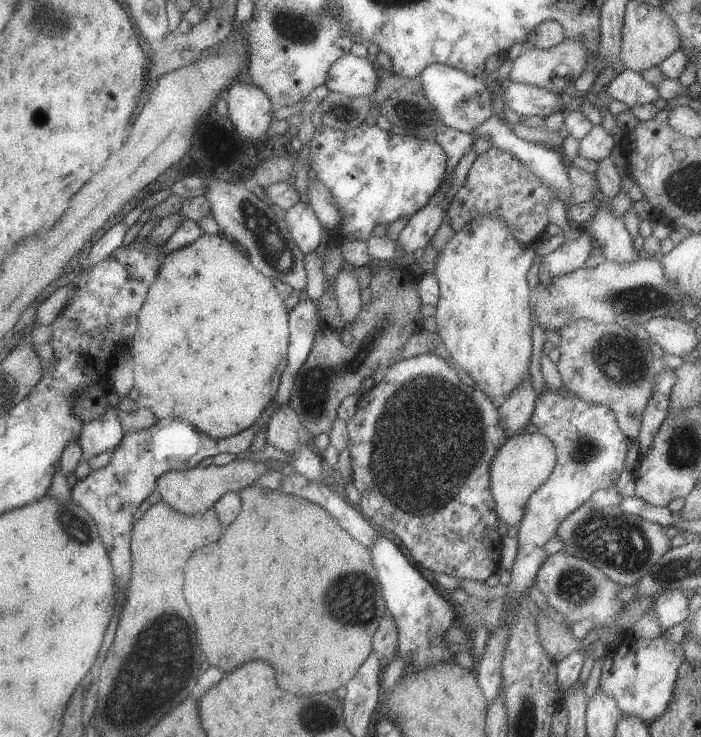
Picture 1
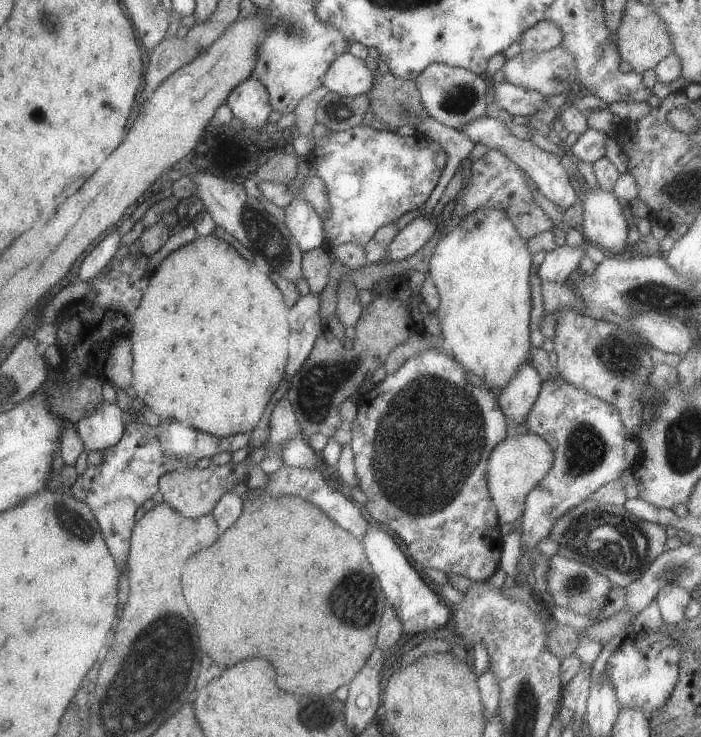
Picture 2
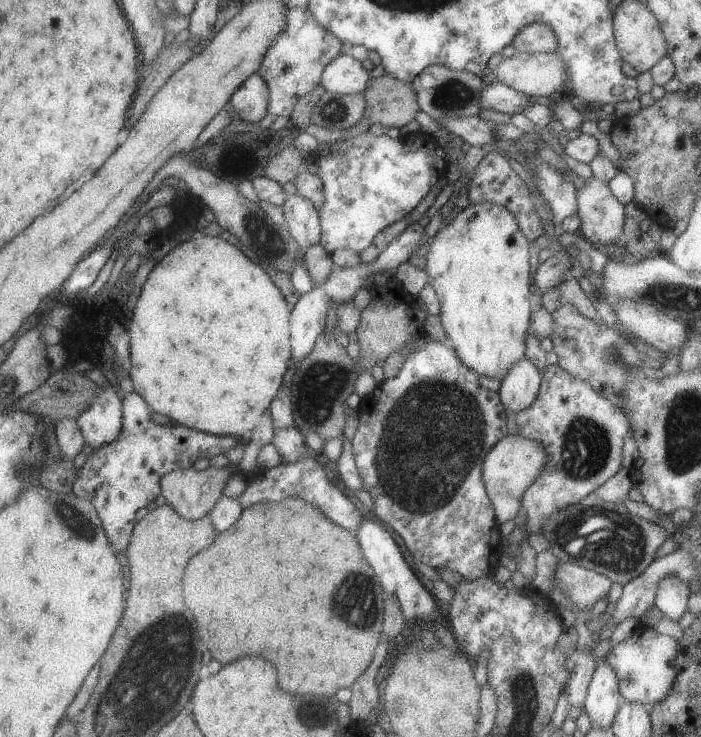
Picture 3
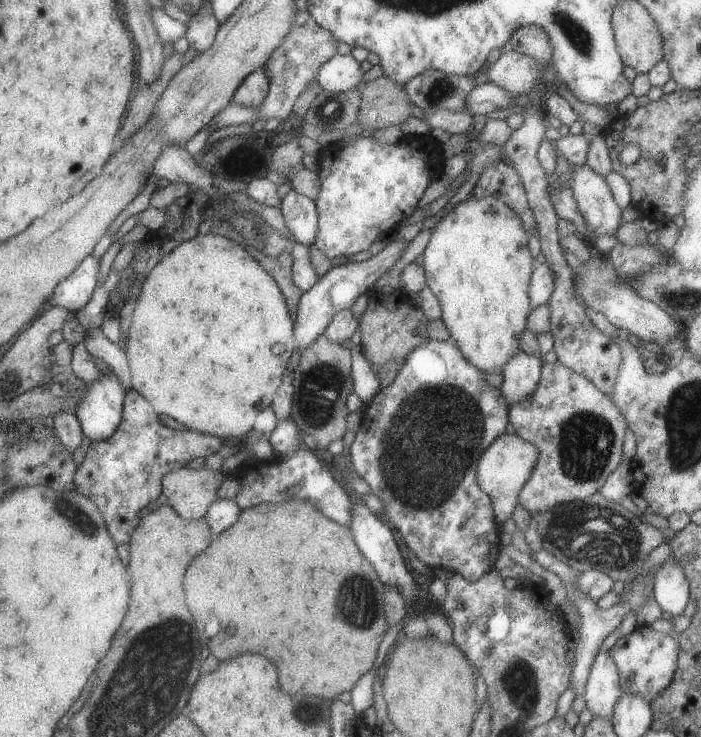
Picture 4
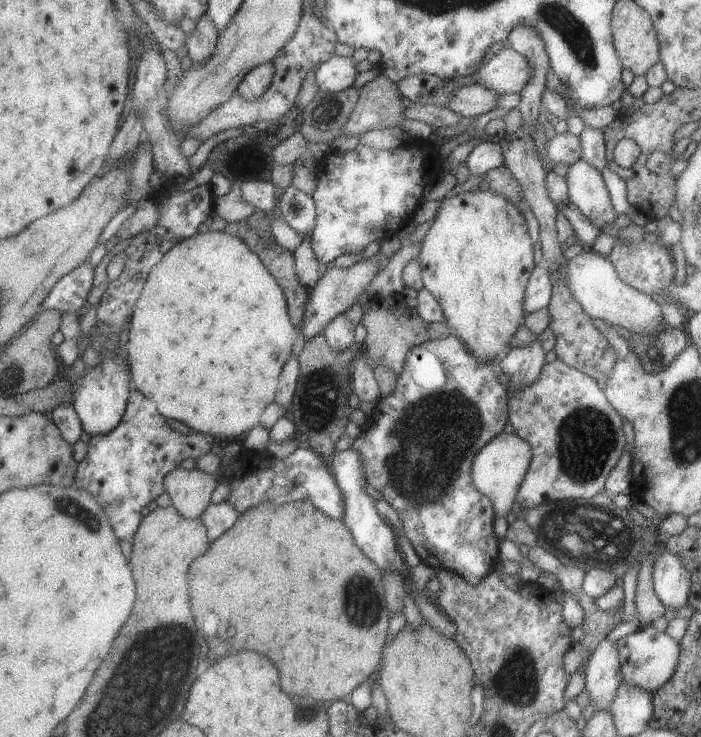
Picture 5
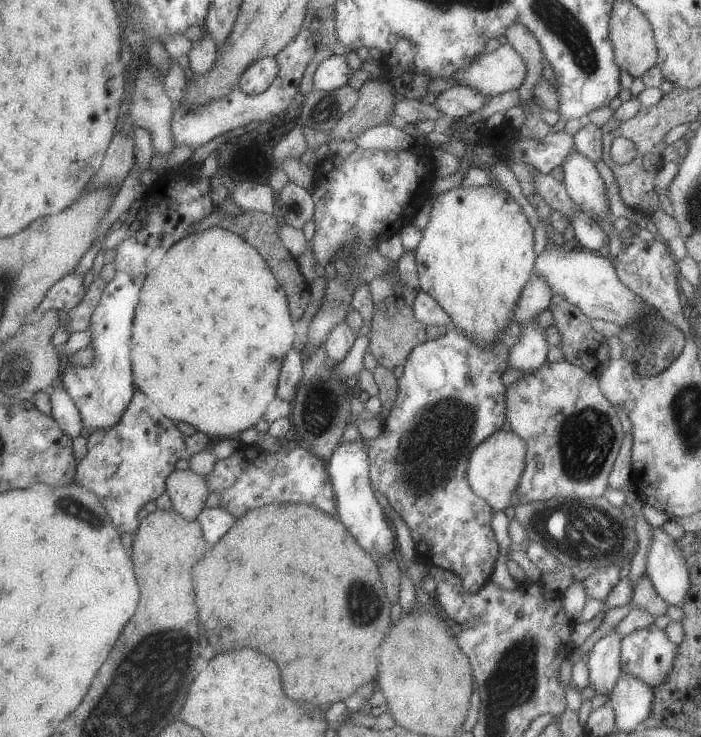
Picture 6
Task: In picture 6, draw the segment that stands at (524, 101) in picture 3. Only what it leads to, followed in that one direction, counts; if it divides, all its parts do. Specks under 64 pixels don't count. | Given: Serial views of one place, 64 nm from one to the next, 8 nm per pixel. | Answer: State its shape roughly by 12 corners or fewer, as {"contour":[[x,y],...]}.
{"contour":[[464,85],[441,92],[442,114],[456,120],[482,110],[482,92]]}

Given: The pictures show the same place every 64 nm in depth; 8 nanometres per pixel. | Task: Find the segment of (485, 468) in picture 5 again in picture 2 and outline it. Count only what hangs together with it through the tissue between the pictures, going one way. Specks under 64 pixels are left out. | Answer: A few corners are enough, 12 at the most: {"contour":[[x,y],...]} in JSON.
{"contour":[[534,433],[507,436],[488,460],[499,524],[524,514],[554,464]]}

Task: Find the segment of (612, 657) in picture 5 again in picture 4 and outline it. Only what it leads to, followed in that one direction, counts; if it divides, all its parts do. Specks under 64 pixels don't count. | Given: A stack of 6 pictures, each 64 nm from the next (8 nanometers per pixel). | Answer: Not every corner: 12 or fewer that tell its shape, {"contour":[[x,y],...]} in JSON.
{"contour":[[609,650],[596,654],[584,696],[593,718],[612,720],[624,695]]}

